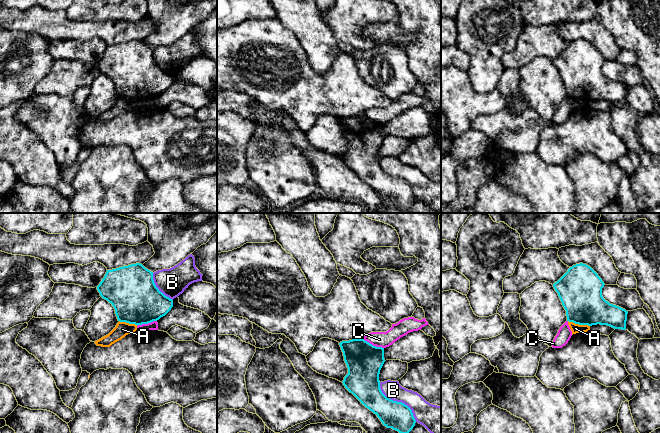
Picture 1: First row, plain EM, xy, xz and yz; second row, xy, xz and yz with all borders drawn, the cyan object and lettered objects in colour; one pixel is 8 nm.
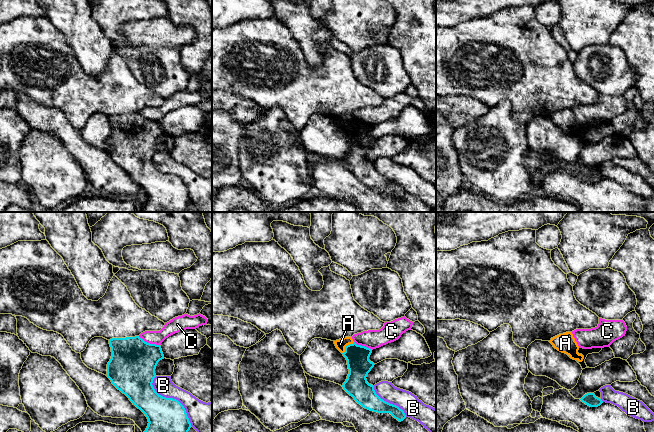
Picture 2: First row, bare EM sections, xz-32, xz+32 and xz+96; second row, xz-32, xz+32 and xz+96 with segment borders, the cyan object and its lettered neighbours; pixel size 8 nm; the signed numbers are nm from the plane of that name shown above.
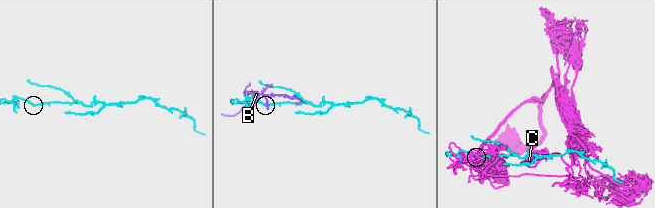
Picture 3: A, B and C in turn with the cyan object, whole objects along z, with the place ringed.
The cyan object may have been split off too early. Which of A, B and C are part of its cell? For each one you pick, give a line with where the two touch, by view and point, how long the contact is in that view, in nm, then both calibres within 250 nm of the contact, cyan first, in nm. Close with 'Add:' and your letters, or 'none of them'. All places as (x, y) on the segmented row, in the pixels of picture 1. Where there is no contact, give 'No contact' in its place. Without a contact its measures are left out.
Add: none of them

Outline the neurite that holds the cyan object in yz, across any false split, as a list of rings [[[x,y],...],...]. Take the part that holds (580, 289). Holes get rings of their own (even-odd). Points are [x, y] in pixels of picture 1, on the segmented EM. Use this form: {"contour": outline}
{"contour": [[[580,263],[573,265],[553,284],[555,291],[566,310],[567,321],[579,325],[607,325],[614,329],[626,329],[628,311],[610,304],[602,296],[604,282],[598,274],[588,265]]]}

